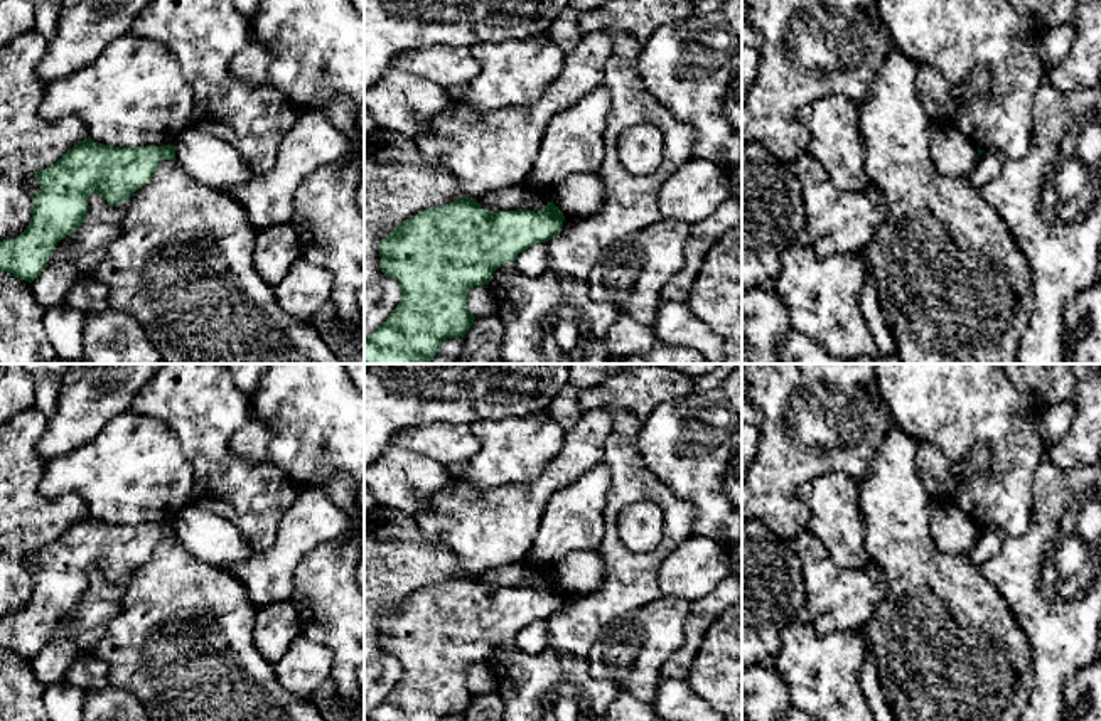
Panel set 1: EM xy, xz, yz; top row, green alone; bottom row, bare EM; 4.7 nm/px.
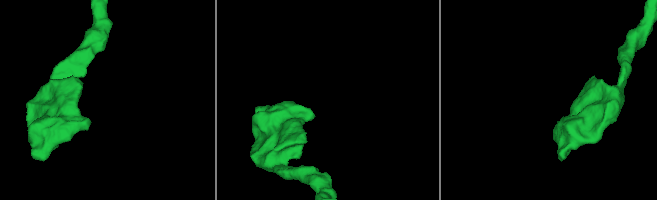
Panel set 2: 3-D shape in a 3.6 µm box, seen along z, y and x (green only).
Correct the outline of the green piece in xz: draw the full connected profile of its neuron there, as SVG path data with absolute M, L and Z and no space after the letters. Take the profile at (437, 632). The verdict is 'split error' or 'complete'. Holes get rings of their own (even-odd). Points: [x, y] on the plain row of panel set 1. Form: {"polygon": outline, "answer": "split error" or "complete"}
{"polygon": "M462 574L425 586L400 600L379 620L381 649L401 664L401 677L388 697L364 721L442 721L467 711L475 694L467 684L472 664L489 662L494 649L536 620L548 620L565 593L548 579L541 588L487 590L475 576Z", "answer": "complete"}

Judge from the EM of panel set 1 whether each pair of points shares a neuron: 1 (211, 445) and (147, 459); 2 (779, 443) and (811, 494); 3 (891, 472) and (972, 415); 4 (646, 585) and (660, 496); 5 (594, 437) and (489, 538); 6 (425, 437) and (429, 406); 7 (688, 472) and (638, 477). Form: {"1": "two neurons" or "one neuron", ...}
{"1": "two neurons", "2": "two neurons", "3": "two neurons", "4": "one neuron", "5": "one neuron", "6": "two neurons", "7": "two neurons"}

